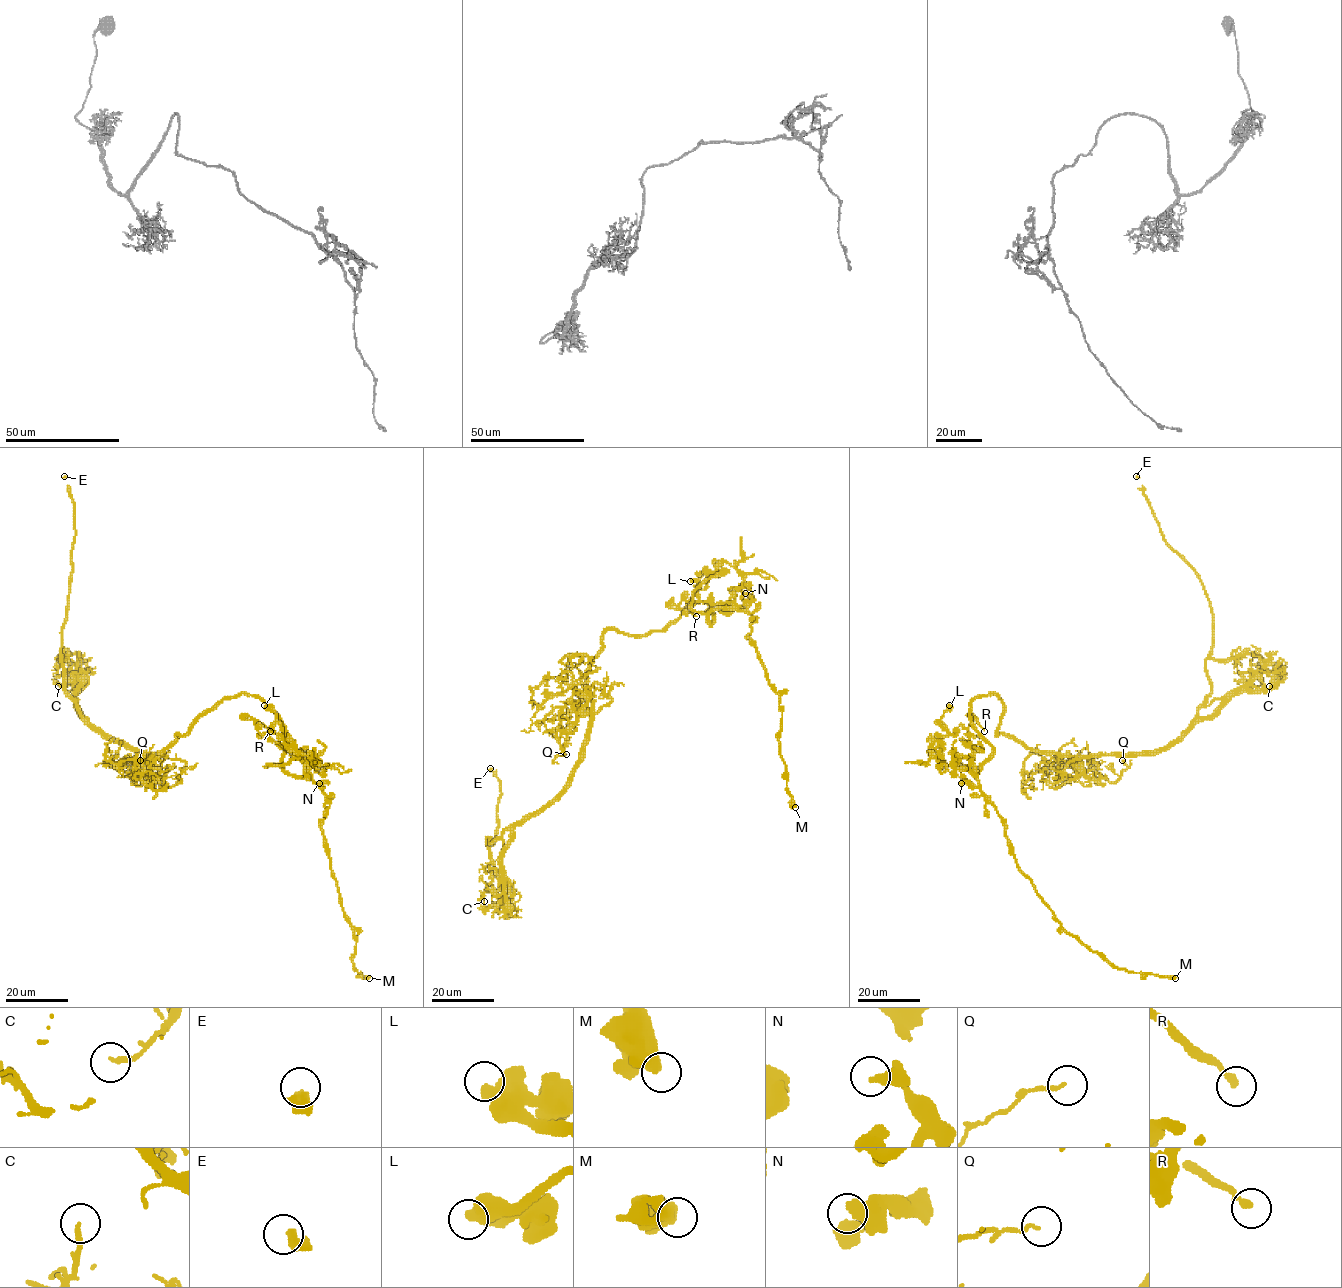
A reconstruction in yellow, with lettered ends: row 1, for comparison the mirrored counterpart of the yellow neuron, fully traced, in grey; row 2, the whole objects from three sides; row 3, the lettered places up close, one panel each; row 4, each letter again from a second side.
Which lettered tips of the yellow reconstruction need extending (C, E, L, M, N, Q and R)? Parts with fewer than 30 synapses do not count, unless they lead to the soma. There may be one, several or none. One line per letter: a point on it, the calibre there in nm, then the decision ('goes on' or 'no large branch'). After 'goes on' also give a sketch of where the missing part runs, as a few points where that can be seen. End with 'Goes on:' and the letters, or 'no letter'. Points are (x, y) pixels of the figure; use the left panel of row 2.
C: (58, 686) | 200 nm | no large branch
E: (64, 476) | 420 nm | goes on
L: (264, 705) | 550 nm | no large branch
M: (369, 978) | 600 nm | no large branch
N: (319, 783) | 500 nm | no large branch
Q: (140, 760) | 110 nm | no large branch
R: (270, 731) | 240 nm | no large branch
Goes on: E

